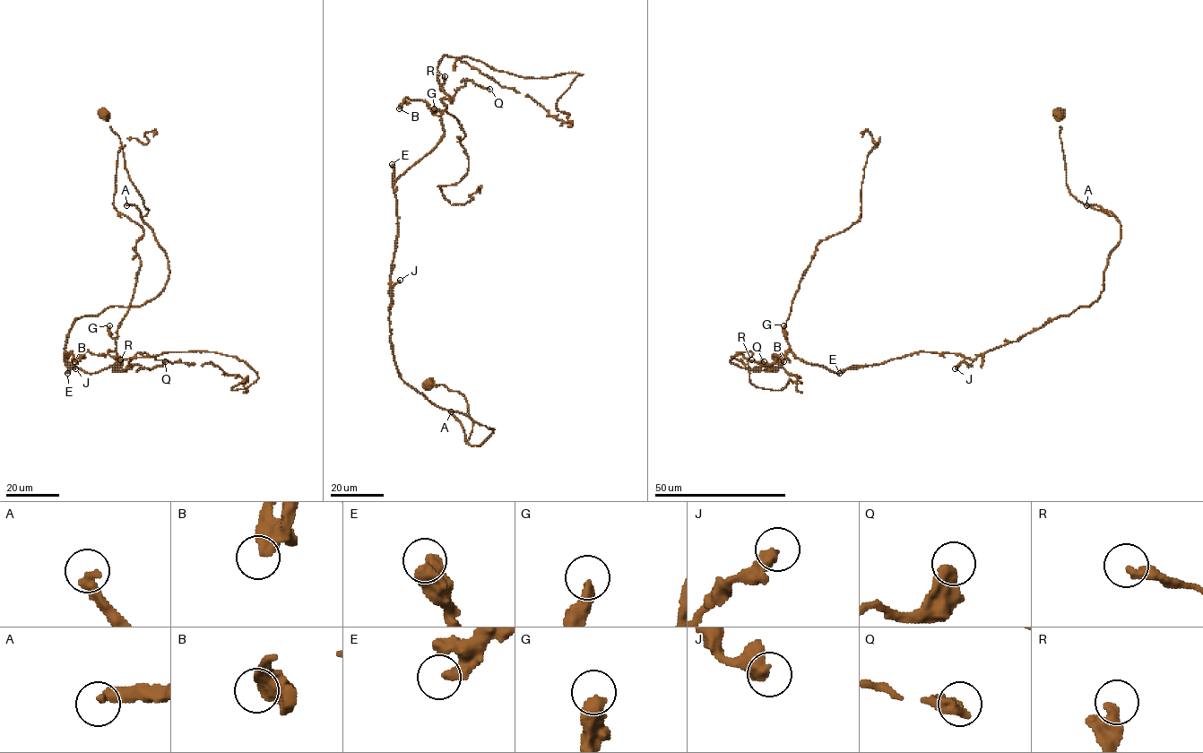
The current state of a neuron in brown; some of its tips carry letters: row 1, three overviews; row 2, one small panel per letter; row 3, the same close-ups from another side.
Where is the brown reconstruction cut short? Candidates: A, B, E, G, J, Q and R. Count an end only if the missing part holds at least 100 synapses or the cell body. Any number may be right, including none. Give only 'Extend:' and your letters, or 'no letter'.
Extend: A

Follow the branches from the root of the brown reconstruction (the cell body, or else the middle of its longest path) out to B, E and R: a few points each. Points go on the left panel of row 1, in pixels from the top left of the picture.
B: (103, 113), (168, 280), (141, 306), (73, 323), (69, 366), (117, 365), (114, 351), (74, 361)
E: (103, 113), (168, 280), (141, 306), (78, 318), (67, 373)
R: (103, 113), (168, 280), (78, 318), (64, 353), (88, 373), (120, 359)

